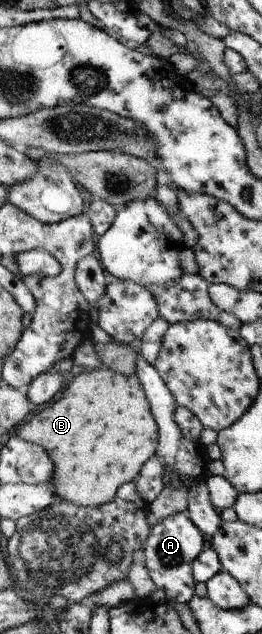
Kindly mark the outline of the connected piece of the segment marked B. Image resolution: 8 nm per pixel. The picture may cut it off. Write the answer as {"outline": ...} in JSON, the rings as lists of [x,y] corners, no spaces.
{"outline":[[[105,366],[81,373],[64,397],[48,406],[20,426],[18,435],[54,451],[56,477],[52,488],[57,497],[64,495],[82,507],[108,505],[126,481],[135,482],[140,469],[156,453],[156,417],[150,413],[149,399],[136,374],[122,375]]]}

